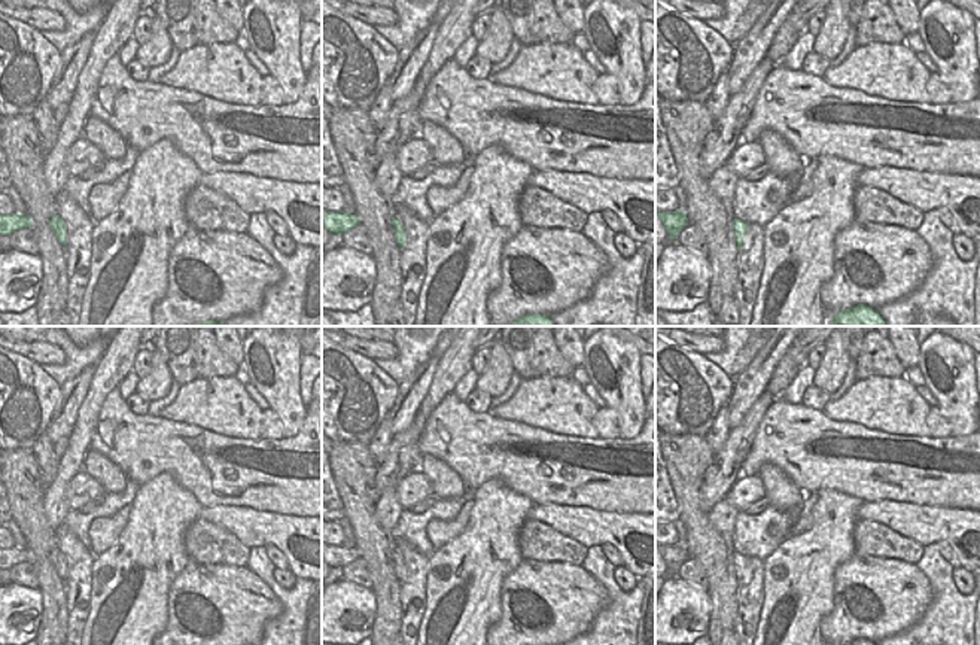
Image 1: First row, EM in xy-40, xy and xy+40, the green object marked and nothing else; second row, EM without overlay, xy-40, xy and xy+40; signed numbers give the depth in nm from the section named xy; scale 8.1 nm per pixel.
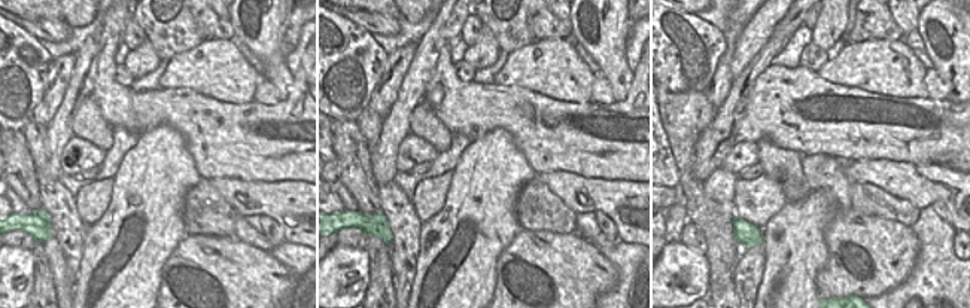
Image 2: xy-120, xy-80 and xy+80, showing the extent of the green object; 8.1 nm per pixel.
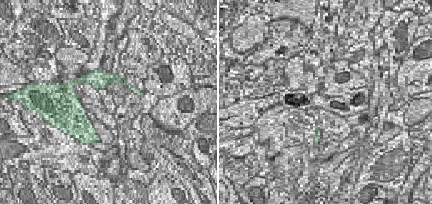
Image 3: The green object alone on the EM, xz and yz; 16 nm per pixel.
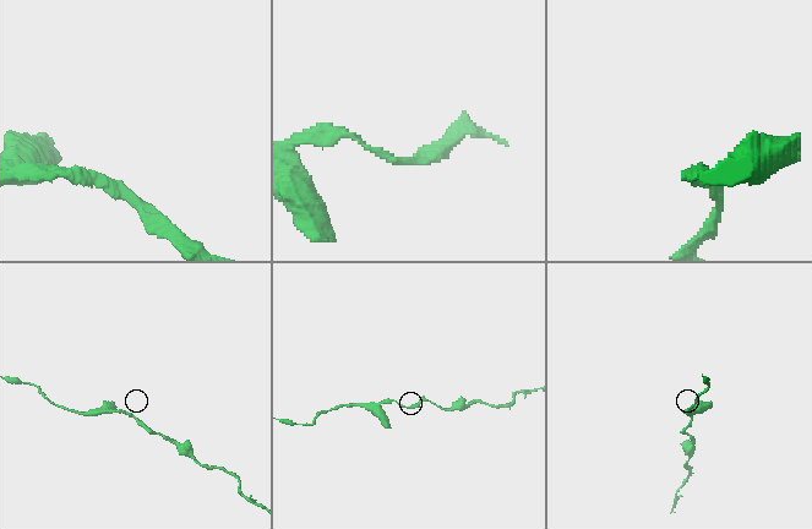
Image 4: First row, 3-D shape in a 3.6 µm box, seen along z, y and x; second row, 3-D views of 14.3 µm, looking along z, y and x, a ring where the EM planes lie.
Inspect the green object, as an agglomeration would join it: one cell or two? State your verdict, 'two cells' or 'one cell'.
one cell

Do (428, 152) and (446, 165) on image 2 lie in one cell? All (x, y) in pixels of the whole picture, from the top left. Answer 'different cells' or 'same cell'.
different cells

